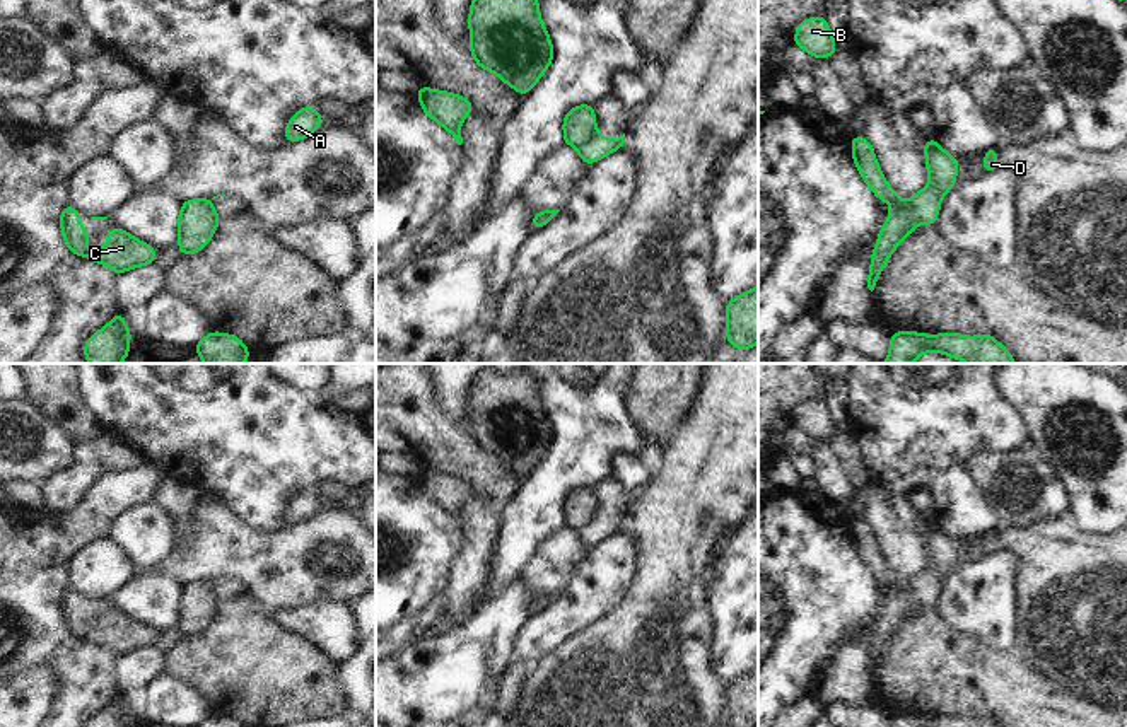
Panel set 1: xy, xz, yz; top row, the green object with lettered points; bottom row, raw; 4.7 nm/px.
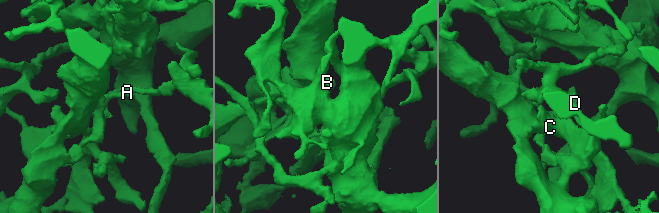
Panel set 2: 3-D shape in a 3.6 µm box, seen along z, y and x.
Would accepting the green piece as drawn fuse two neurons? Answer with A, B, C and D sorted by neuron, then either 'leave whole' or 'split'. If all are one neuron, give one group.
A D / B C | split

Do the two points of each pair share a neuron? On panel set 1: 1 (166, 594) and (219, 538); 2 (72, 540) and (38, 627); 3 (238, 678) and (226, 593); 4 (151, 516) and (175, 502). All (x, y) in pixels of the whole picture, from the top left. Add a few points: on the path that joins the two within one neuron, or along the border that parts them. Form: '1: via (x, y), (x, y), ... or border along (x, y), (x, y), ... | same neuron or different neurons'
1: border along (139, 574), (169, 574), (181, 584) | different neurons
2: via (50, 557), (38, 569), (38, 604) | same neuron
3: border along (243, 593), (221, 603) | different neurons
4: border along (152, 500), (171, 517), (176, 536) | different neurons

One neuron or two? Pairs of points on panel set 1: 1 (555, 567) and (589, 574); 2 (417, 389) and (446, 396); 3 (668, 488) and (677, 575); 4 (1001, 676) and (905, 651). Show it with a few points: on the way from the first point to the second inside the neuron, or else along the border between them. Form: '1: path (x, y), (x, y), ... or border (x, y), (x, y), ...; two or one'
1: border (588, 548), (571, 581), (559, 591); two
2: border (432, 381), (436, 405), (458, 425); two
3: path (675, 511), (675, 553); one
4: path (977, 676), (958, 676), (929, 668); one

